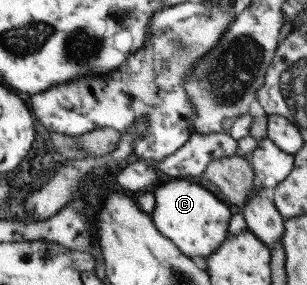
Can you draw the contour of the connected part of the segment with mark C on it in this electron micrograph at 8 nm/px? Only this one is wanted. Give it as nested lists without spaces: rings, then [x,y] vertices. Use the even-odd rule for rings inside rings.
[[[175,179],[165,182],[152,192],[155,206],[150,215],[155,229],[175,244],[175,247],[188,258],[205,257],[225,240],[225,232],[232,212],[209,191],[191,183],[189,179]]]

